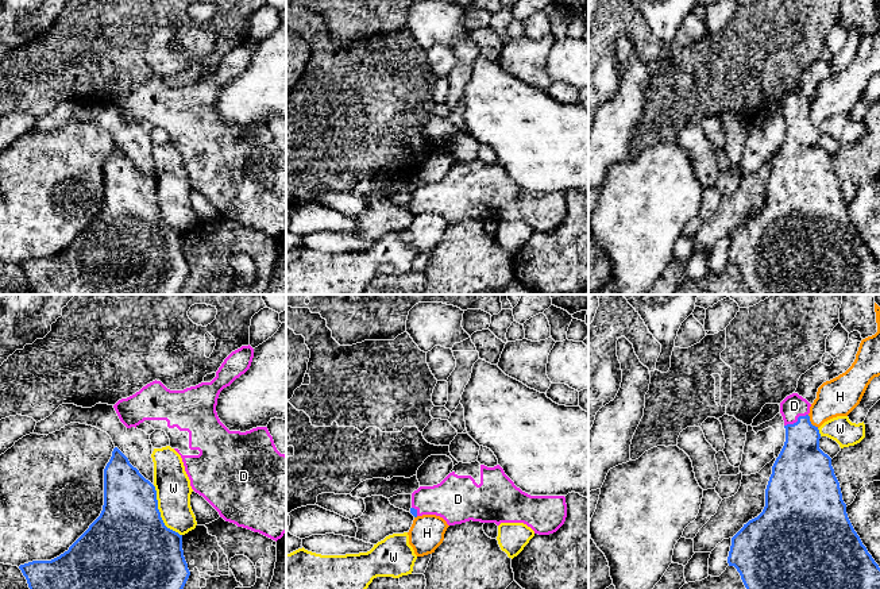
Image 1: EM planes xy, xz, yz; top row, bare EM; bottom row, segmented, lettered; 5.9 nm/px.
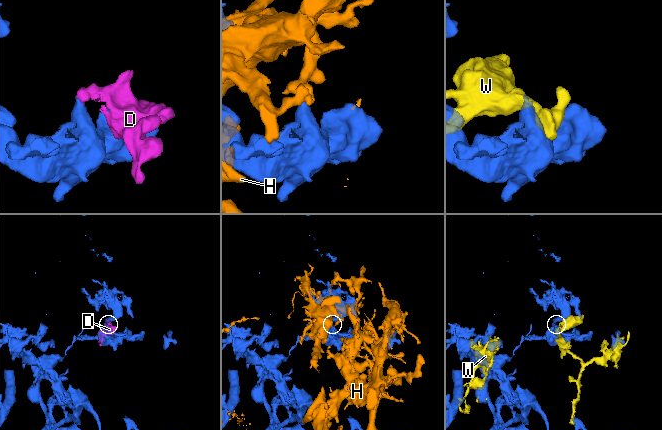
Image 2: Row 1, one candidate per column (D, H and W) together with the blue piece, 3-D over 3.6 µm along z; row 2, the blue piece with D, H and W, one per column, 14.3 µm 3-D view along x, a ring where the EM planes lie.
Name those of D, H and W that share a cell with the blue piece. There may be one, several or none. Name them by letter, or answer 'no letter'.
D

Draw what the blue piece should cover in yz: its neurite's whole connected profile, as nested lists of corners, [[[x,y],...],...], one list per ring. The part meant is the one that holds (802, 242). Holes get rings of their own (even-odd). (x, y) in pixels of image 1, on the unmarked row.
[[[792,91],[780,100],[786,139],[772,163],[763,209],[732,235],[727,254],[752,294],[880,294],[880,265],[854,228],[831,155],[819,146],[821,131],[810,119],[811,101]]]

